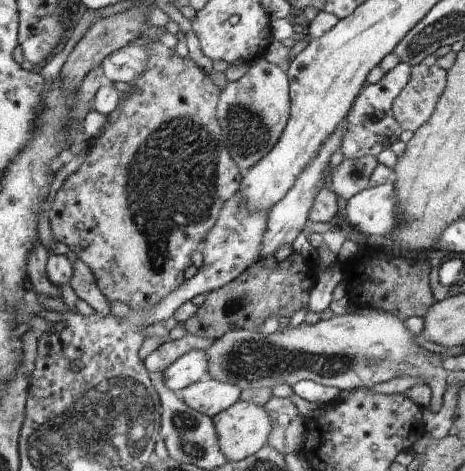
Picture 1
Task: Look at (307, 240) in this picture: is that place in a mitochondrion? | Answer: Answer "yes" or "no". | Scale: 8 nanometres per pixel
no

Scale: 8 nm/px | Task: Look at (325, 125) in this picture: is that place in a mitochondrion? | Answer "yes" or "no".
no

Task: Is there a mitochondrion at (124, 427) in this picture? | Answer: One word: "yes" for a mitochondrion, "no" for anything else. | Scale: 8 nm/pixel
yes

